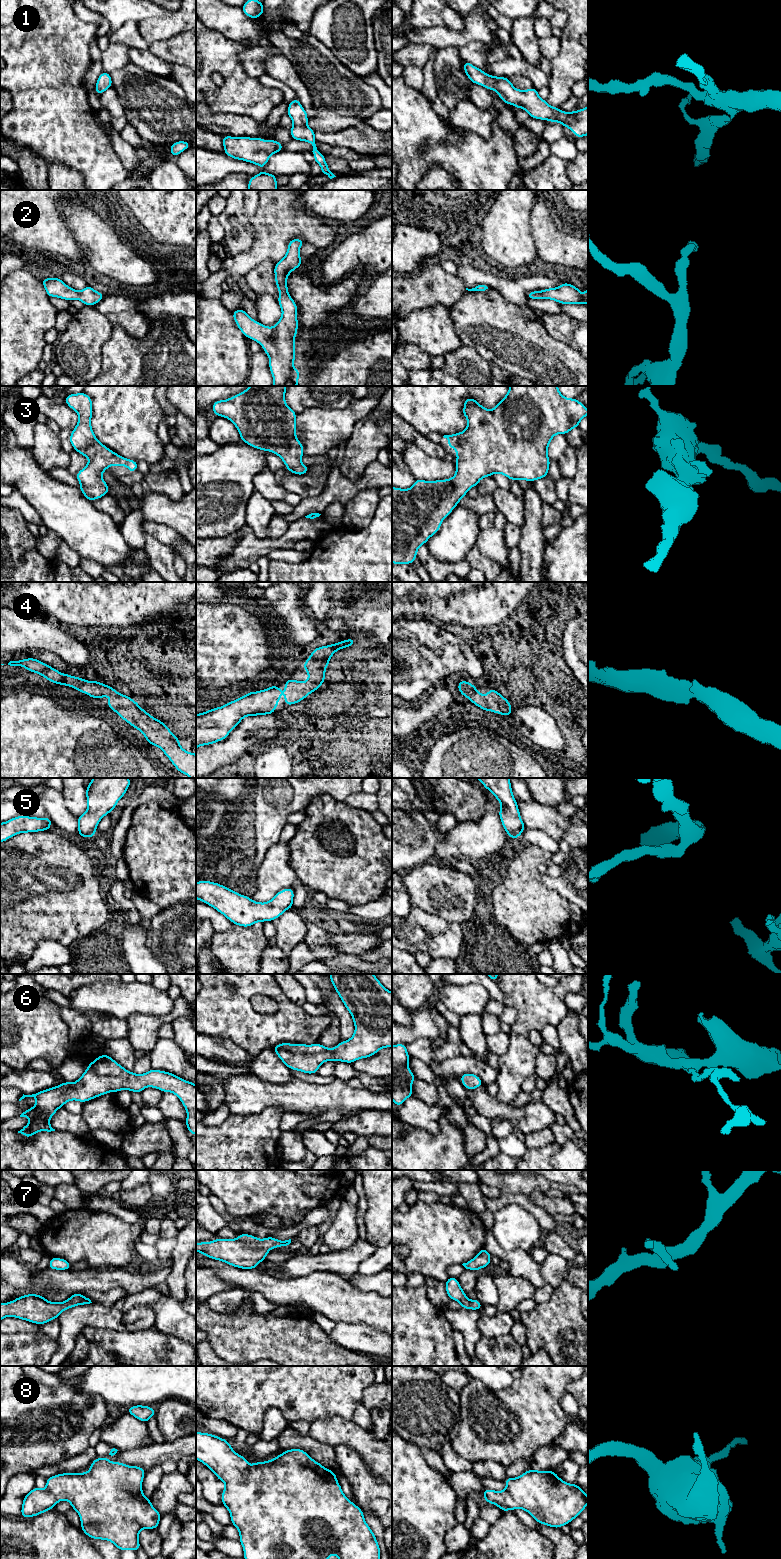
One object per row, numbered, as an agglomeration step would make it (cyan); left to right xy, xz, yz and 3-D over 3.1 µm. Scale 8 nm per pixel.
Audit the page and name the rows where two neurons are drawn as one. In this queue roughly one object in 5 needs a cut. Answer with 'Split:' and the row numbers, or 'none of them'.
Split: none of them

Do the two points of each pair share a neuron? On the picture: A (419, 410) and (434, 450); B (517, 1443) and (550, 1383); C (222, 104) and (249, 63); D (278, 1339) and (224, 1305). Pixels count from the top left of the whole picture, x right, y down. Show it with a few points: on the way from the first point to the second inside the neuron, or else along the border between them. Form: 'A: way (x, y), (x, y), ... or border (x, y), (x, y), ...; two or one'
A: border (406, 423), (409, 423), (426, 436); two
B: way (523, 1428), (523, 1419), (544, 1398); one
C: border (241, 50), (239, 62), (242, 68), (257, 78); two
D: border (241, 1302), (229, 1313), (216, 1312), (209, 1308); two

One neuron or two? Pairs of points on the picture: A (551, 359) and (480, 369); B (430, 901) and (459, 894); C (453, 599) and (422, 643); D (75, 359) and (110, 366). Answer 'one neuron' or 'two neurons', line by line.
A: two neurons
B: one neuron
C: two neurons
D: two neurons

